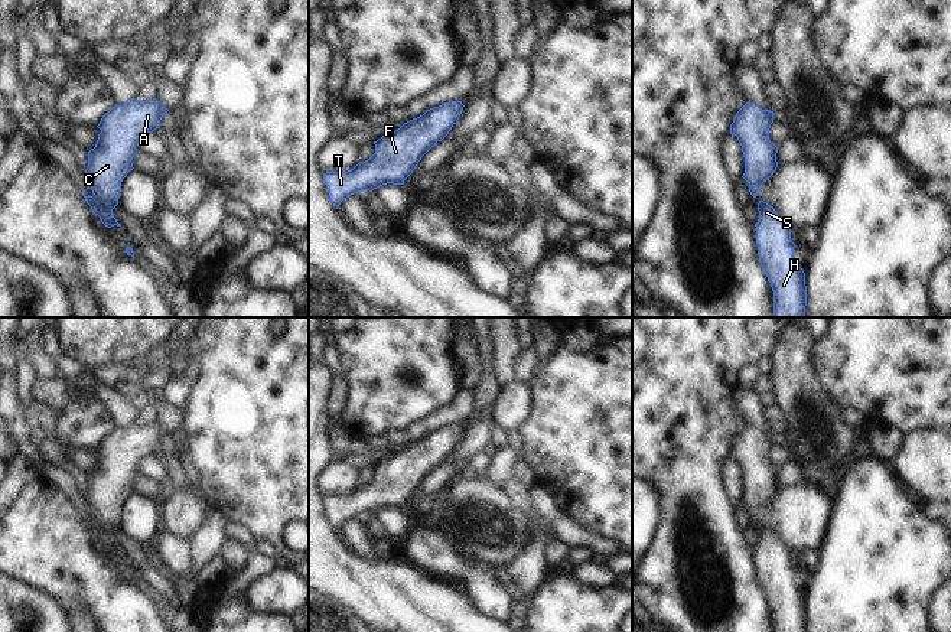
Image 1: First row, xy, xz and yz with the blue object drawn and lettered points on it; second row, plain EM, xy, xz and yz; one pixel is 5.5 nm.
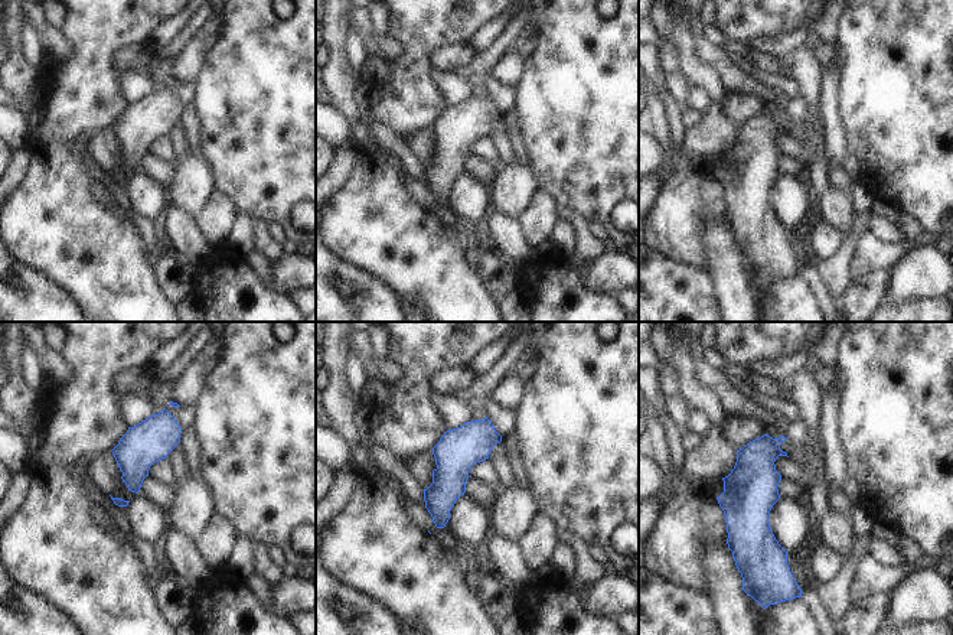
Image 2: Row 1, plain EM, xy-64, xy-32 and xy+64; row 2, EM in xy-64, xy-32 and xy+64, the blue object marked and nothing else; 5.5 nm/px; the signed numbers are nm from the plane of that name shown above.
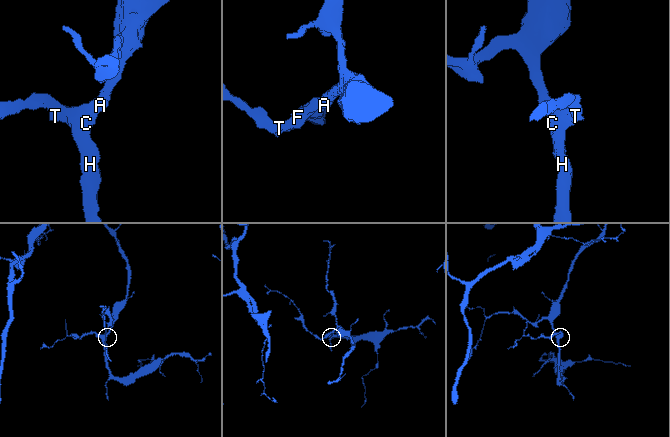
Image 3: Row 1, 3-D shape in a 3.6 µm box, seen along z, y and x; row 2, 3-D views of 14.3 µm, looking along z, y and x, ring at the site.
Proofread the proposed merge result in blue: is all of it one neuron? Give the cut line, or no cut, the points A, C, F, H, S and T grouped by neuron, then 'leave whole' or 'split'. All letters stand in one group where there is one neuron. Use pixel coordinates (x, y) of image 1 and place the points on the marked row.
no cut | A C F H S T | leave whole

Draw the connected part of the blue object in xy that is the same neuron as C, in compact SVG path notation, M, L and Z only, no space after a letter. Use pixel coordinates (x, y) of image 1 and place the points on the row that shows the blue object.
M133 98L130 102L113 107L97 126L101 133L98 134L95 147L88 152L88 167L85 170L94 195L85 196L84 192L81 193L105 227L121 227L114 218L113 209L118 205L123 179L134 169L131 159L137 153L136 141L141 136L153 133L167 111L169 110L156 98L144 102Z

